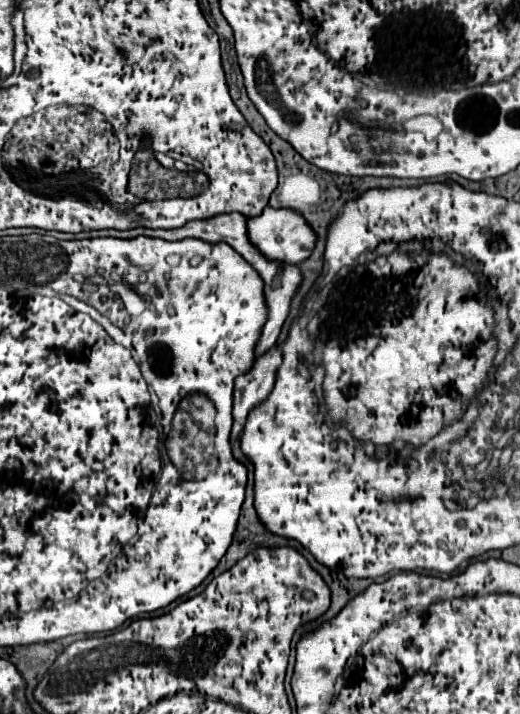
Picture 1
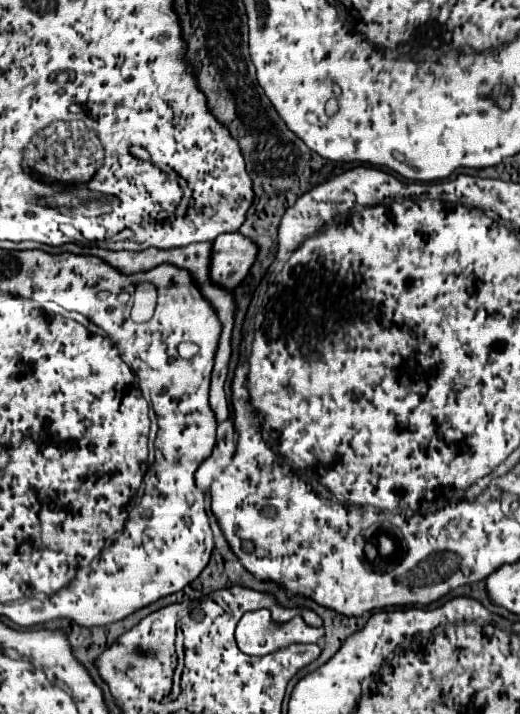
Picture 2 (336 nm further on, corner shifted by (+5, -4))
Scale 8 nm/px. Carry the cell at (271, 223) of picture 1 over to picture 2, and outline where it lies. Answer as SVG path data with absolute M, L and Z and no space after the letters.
M221 234L215 238L213 248L211 278L225 288L237 288L257 262L257 246L249 238L241 238L241 234Z

